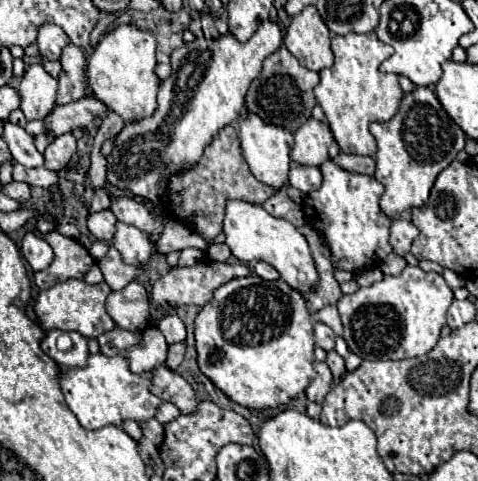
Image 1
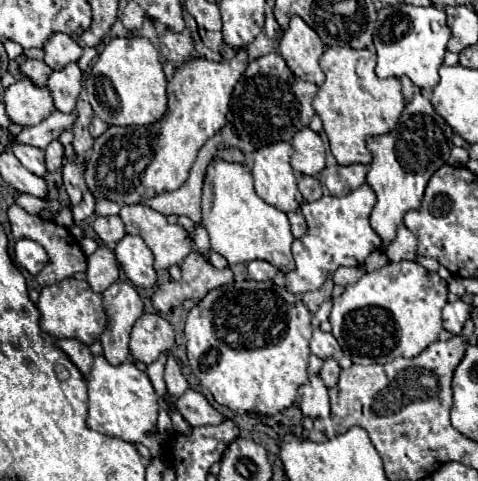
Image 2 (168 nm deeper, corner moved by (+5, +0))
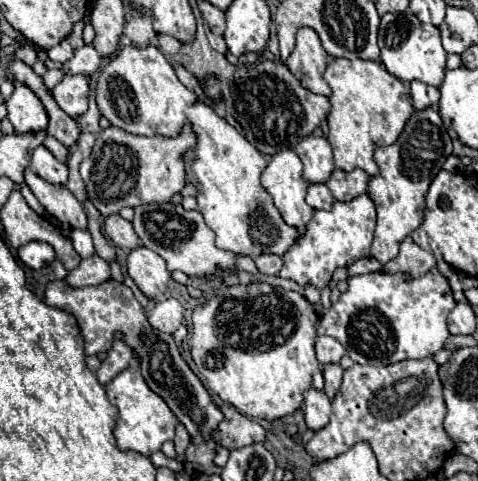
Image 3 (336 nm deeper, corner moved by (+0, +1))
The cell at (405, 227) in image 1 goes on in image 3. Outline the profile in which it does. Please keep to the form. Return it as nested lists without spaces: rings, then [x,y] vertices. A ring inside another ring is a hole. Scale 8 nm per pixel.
[[[409,236],[401,242],[401,250],[399,254],[389,260],[383,270],[385,272],[405,272],[409,276],[423,276],[425,272],[429,272],[433,266],[437,264],[435,256],[427,250],[423,250],[421,246],[417,246]]]

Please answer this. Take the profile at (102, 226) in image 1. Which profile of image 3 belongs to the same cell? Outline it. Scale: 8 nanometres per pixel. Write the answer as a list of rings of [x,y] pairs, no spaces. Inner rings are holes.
[[[111,214],[111,216],[105,218],[105,222],[103,222],[103,234],[107,238],[111,238],[123,250],[133,250],[133,248],[141,246],[141,240],[135,234],[131,222],[125,220],[125,218],[121,218],[119,214]]]

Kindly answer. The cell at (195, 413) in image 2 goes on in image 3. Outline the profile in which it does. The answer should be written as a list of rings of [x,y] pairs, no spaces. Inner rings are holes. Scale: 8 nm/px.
[[[225,406],[221,408],[221,412],[223,412],[223,420],[213,430],[213,440],[217,440],[217,444],[221,444],[223,448],[235,450],[265,440],[265,430],[257,422],[237,412],[233,406]]]

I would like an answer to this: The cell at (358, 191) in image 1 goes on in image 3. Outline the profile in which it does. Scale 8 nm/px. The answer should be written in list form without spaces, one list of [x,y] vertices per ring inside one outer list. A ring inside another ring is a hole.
[[[361,194],[349,202],[335,202],[331,210],[315,210],[307,232],[283,256],[281,278],[293,280],[299,286],[313,284],[323,290],[339,266],[351,266],[359,258],[371,256],[373,228],[377,222],[375,204],[369,194]]]

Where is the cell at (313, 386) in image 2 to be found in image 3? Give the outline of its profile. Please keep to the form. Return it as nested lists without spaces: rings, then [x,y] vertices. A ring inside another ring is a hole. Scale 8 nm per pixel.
[[[309,388],[305,394],[305,422],[311,430],[321,430],[329,424],[331,400],[325,396],[325,390]]]

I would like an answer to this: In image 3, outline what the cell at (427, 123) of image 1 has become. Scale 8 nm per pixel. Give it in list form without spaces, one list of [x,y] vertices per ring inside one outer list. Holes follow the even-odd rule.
[[[433,108],[415,110],[395,144],[375,148],[379,176],[369,180],[369,196],[377,206],[377,228],[371,254],[381,264],[395,258],[399,254],[401,240],[407,238],[421,224],[427,188],[437,176],[437,172],[443,168],[447,156],[451,156],[451,152],[451,138],[443,126],[439,112]]]

